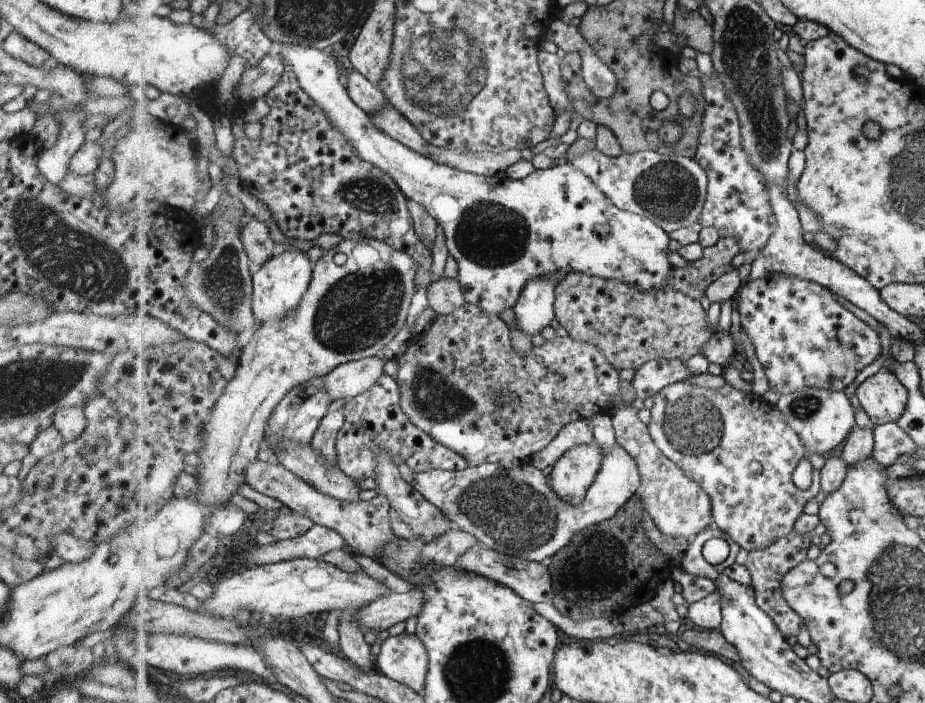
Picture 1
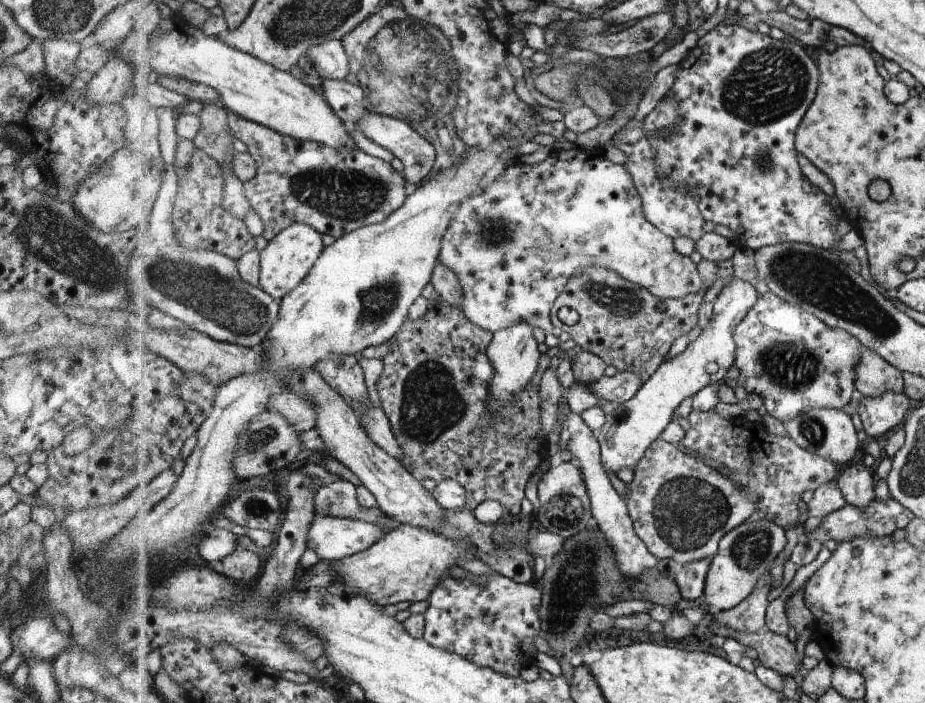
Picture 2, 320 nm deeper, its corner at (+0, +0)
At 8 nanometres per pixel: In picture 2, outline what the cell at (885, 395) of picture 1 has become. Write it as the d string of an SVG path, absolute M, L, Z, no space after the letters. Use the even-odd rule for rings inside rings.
M863 345L856 364L856 388L864 396L872 397L881 396L887 391L903 392L903 371Z

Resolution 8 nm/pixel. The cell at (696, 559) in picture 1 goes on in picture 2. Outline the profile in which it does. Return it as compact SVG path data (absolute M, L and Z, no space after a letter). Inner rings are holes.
M714 557L684 565L675 577L681 601L697 600L705 594L706 578Z

